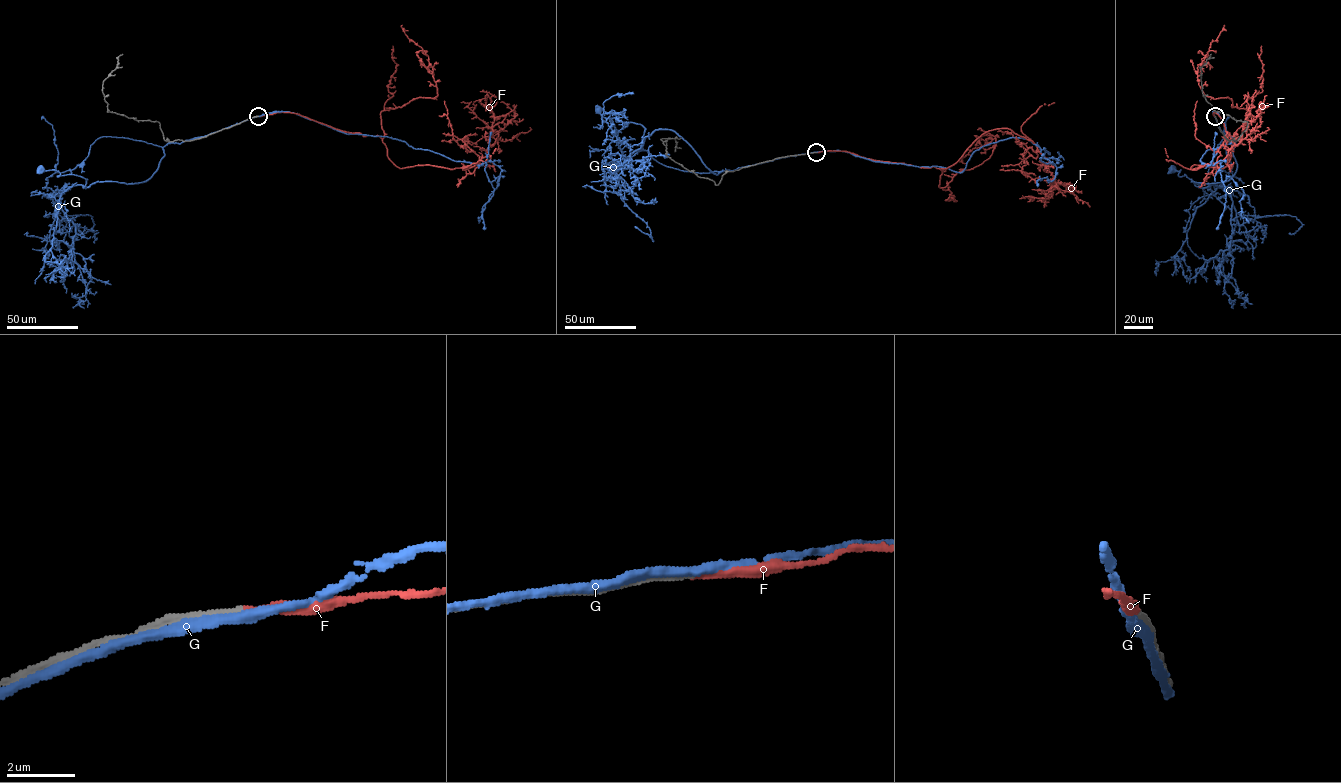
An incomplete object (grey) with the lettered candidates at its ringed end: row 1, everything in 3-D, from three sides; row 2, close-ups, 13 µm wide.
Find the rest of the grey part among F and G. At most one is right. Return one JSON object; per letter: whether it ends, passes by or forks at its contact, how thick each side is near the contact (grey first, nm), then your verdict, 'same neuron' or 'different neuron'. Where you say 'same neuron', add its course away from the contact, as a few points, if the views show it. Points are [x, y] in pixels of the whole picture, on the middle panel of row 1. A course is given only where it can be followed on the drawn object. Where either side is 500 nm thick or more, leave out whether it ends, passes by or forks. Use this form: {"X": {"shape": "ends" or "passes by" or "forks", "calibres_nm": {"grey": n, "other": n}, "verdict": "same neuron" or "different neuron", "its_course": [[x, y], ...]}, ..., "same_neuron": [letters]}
{"F": {"shape": "ends", "calibres_nm": {"grey": 160, "other": 170}, "verdict": "same neuron", "its_course": [[816, 152], [847, 151], [945, 169], [984, 133], [1006, 128], [1034, 144], [1057, 184], [1076, 186], [1047, 185]]}, "G": {"shape": "passes by", "calibres_nm": {"grey": 180, "other": 280}, "verdict": "different neuron"}, "same_neuron": ["F"]}

